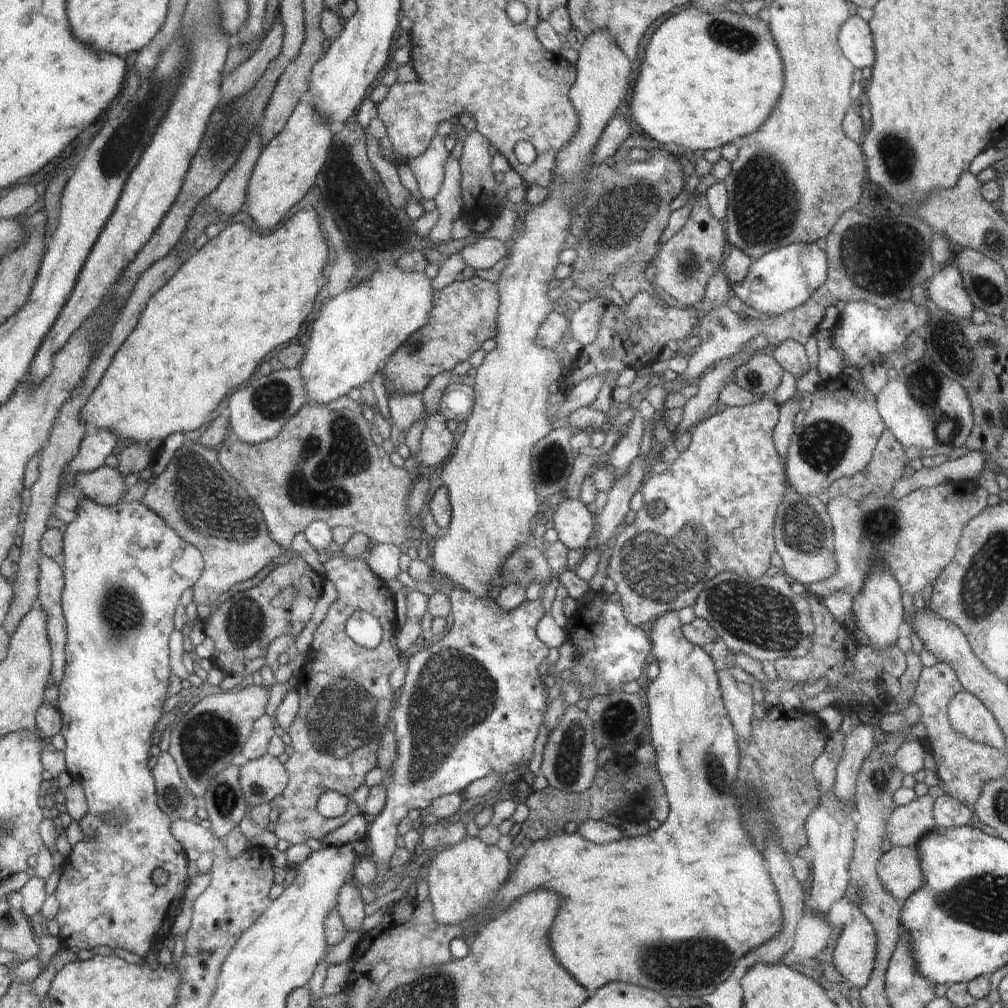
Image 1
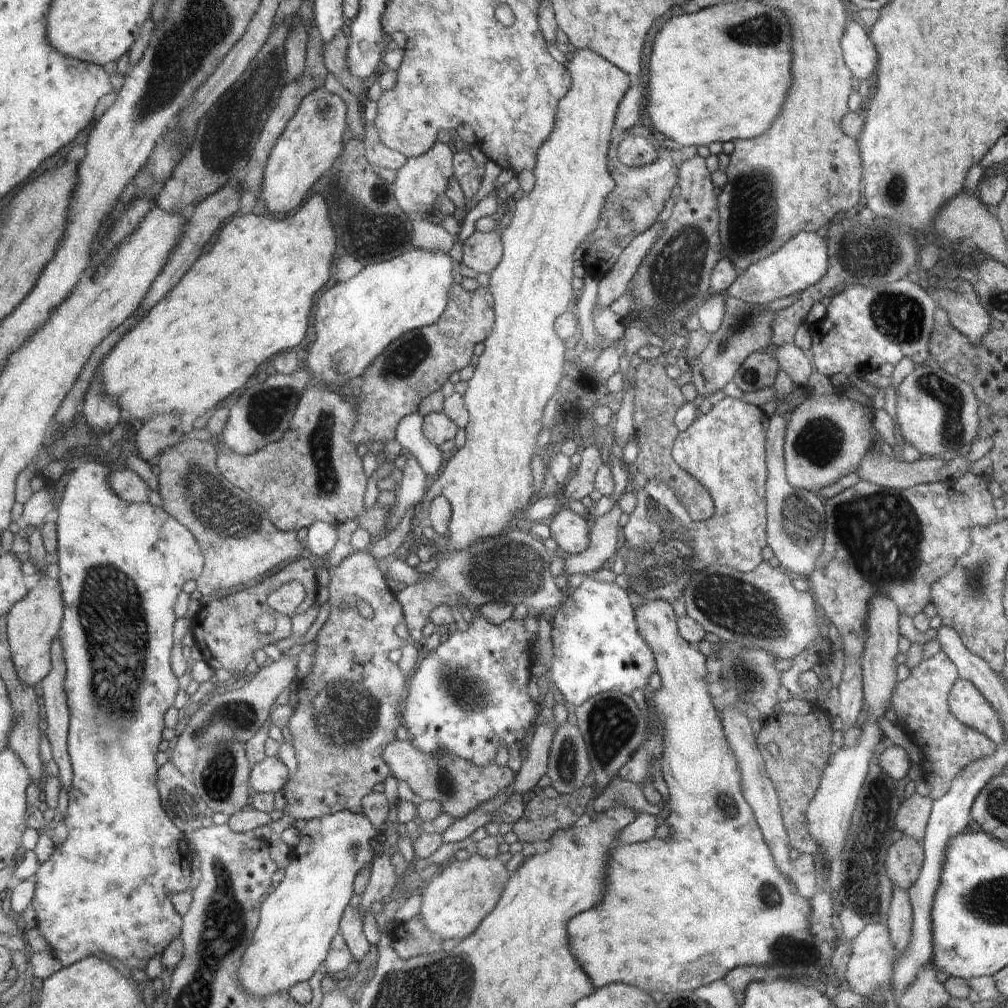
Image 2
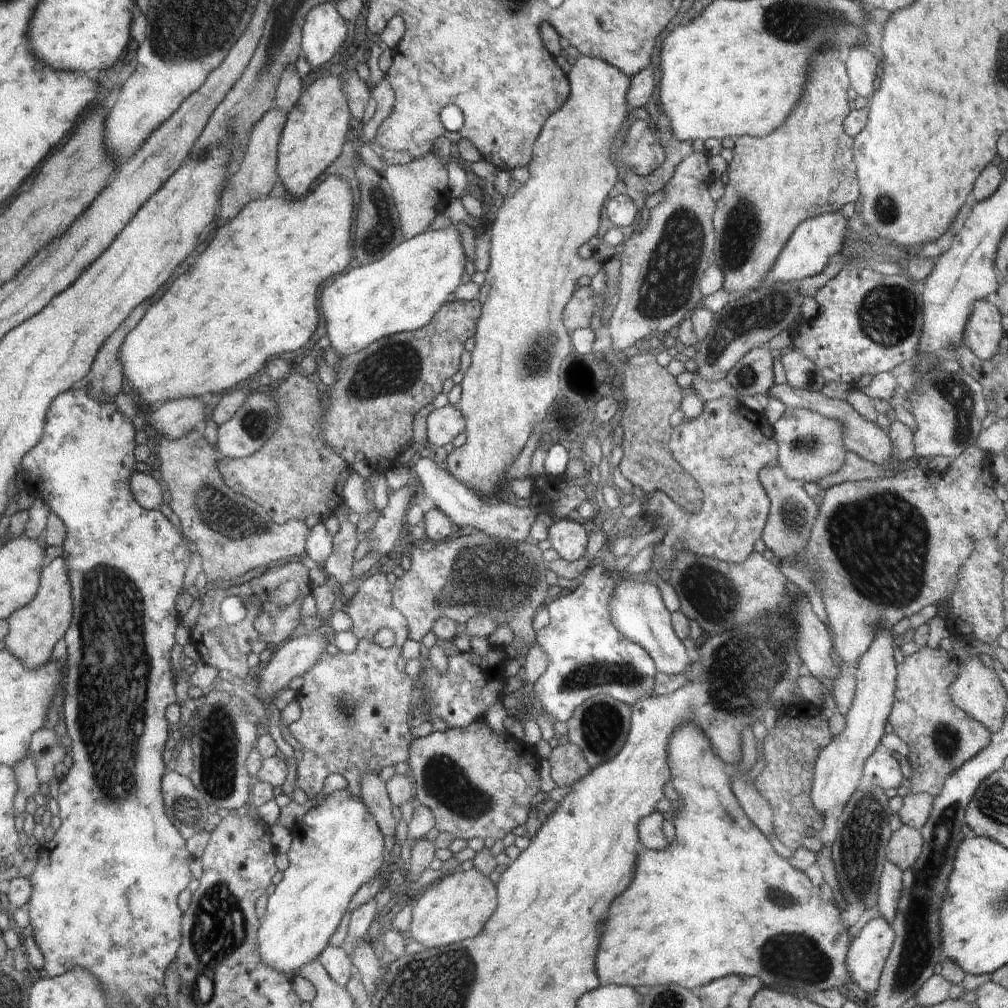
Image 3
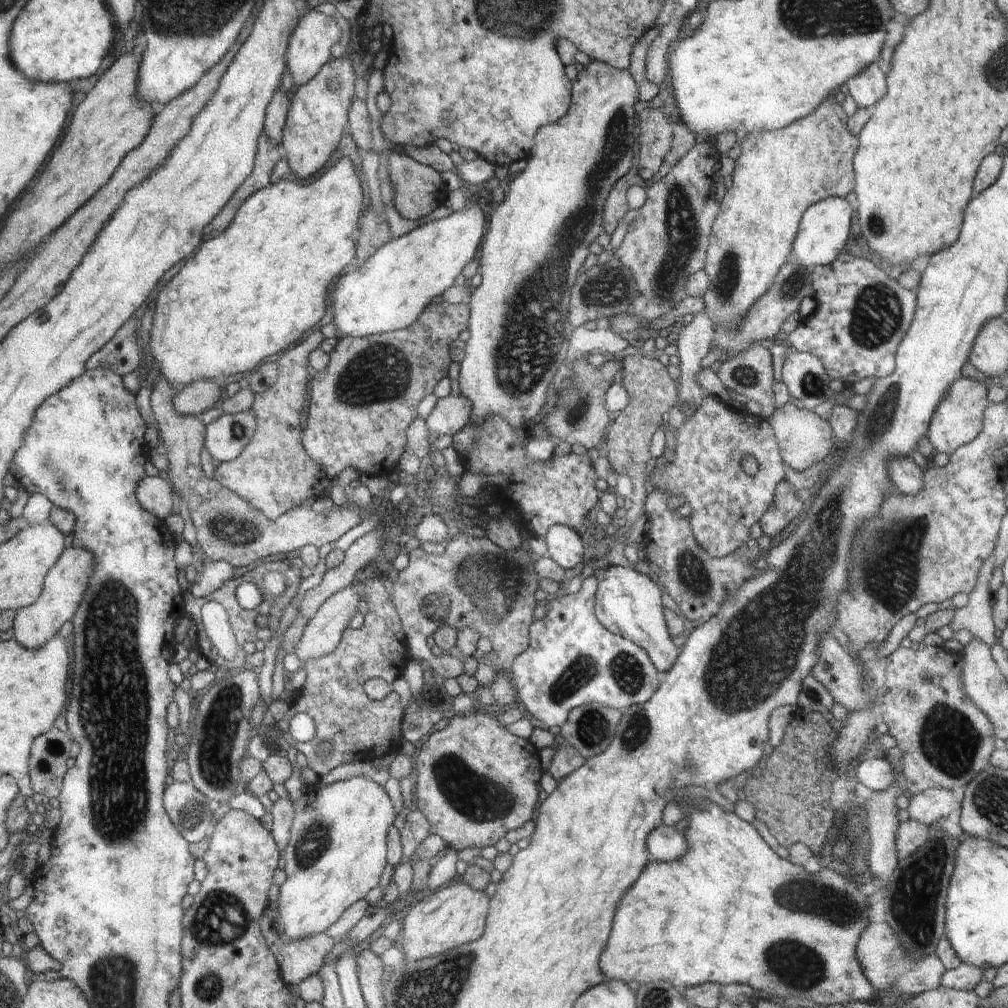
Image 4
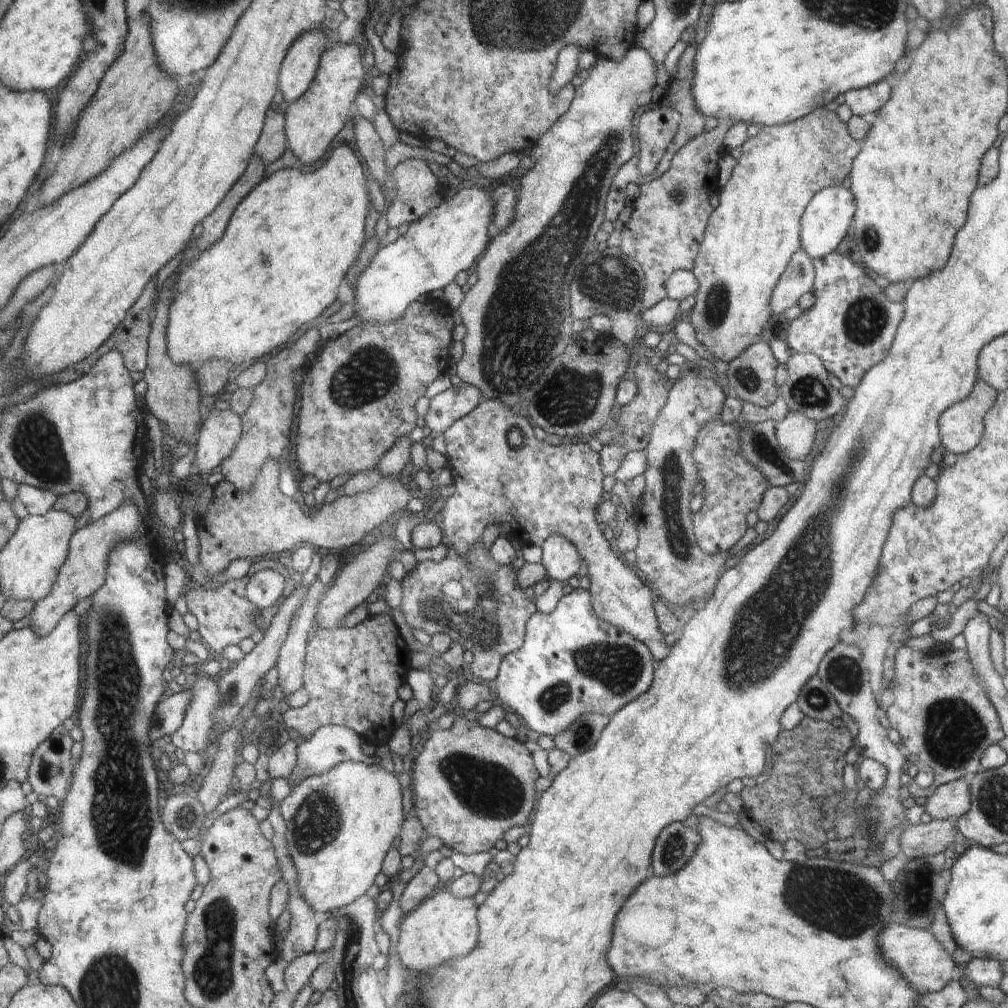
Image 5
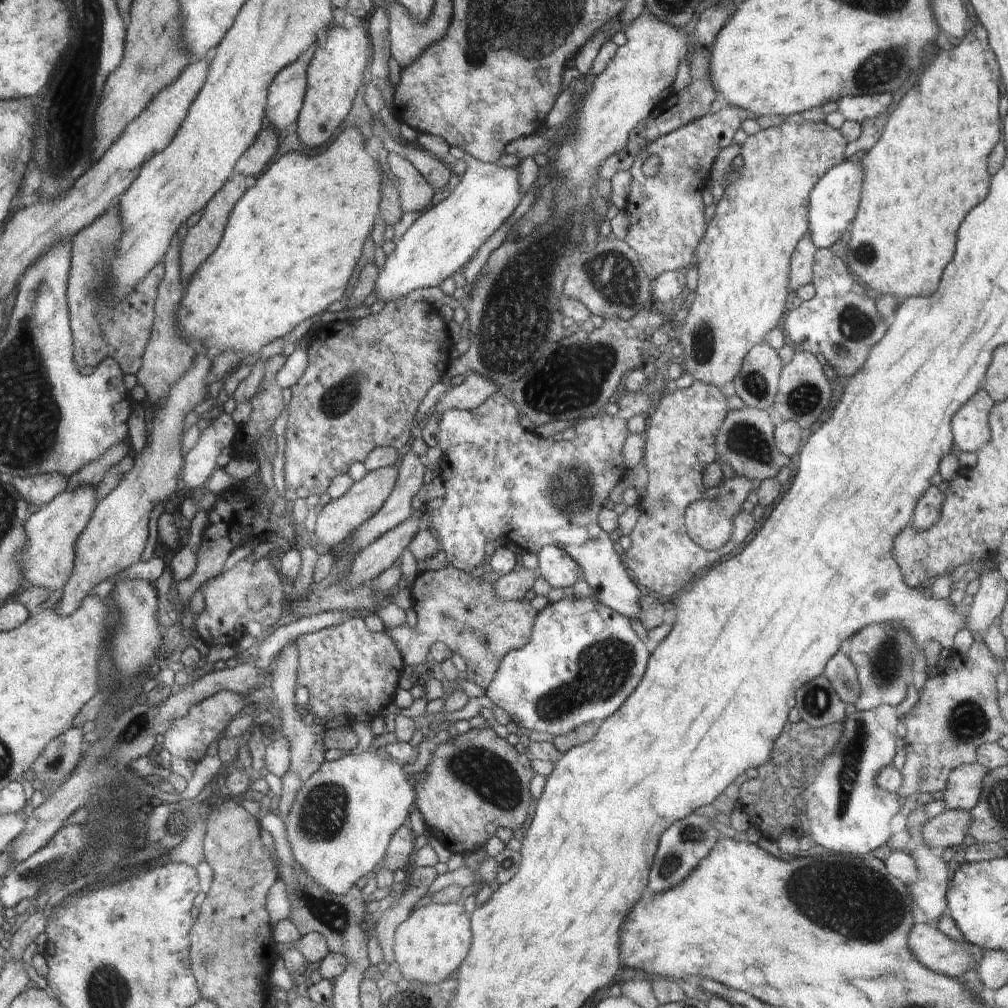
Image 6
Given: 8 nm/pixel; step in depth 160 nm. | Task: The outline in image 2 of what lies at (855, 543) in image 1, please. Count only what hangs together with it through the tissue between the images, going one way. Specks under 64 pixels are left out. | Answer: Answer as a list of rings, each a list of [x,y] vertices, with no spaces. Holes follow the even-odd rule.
[[[967,473],[964,476],[960,476],[960,478],[948,478],[947,480],[940,480],[940,482],[931,484],[914,484],[910,488],[896,489],[882,487],[861,479],[854,486],[850,486],[850,488],[846,488],[846,490],[842,490],[839,494],[832,496],[832,498],[828,498],[826,545],[823,548],[823,555],[819,557],[818,567],[815,569],[815,573],[810,576],[808,582],[810,584],[810,591],[816,598],[816,603],[820,604],[822,613],[827,616],[828,622],[833,625],[833,628],[840,630],[840,636],[842,636],[842,646],[844,646],[842,650],[844,651],[845,658],[842,678],[838,687],[840,706],[838,707],[839,714],[837,716],[844,722],[843,742],[845,746],[857,746],[863,734],[863,726],[858,723],[858,714],[862,711],[862,706],[864,705],[862,671],[859,663],[861,662],[861,654],[864,650],[864,630],[872,600],[876,596],[886,596],[888,600],[892,600],[892,604],[896,604],[900,610],[900,614],[911,618],[922,612],[925,606],[931,602],[932,586],[934,586],[936,580],[948,575],[948,572],[951,572],[952,568],[954,568],[956,560],[960,560],[972,548],[972,528],[976,528],[976,526],[988,526],[988,524],[996,522],[1001,517],[1000,512],[994,507],[994,498],[988,488],[989,482],[990,478],[986,475],[975,476],[974,474]]]

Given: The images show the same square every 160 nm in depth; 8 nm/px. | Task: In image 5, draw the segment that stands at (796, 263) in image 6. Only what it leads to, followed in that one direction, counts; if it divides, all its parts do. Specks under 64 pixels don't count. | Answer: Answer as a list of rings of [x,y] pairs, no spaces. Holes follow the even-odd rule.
[[[800,248],[792,255],[772,291],[769,302],[772,318],[780,322],[783,313],[798,303],[802,294],[813,290],[814,281],[813,260]]]

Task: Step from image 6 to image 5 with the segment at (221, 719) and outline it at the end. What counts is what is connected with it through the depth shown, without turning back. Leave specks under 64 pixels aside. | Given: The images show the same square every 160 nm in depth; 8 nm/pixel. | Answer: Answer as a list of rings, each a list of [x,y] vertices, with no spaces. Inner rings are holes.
[[[202,673],[191,687],[192,698],[187,706],[182,726],[171,734],[174,746],[187,752],[208,754],[208,732],[214,721],[212,709],[218,704],[218,687],[210,676]]]

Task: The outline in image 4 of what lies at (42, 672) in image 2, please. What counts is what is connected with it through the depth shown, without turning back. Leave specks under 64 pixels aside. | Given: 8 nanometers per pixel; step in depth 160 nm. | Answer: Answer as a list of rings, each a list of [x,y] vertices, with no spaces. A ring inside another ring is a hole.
[[[69,547],[63,550],[59,560],[48,571],[43,592],[36,602],[16,611],[12,627],[14,640],[29,649],[37,649],[58,634],[63,624],[74,618],[75,612],[82,604],[94,568],[94,554],[88,549]]]

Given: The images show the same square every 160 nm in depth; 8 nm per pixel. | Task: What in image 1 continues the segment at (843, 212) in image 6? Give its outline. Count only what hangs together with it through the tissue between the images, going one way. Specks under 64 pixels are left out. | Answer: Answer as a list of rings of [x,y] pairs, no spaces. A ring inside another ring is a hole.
[[[793,243],[789,247],[768,252],[753,261],[746,277],[731,286],[732,295],[746,306],[762,312],[764,317],[784,315],[784,312],[803,307],[827,281],[827,254],[817,244]]]

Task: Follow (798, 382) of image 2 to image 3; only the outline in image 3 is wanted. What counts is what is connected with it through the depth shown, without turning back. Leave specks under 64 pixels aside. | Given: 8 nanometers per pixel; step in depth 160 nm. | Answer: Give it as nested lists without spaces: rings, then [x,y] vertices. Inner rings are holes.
[[[796,348],[785,350],[781,356],[787,383],[792,388],[818,392],[825,384],[818,367]]]

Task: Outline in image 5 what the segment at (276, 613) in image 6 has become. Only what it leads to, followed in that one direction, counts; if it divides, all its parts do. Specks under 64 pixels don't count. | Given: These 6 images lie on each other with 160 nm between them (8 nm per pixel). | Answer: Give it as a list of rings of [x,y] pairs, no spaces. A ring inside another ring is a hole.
[[[260,558],[255,560],[249,570],[249,573],[240,580],[231,580],[217,588],[210,588],[206,585],[189,586],[185,590],[185,597],[188,600],[188,612],[195,615],[198,621],[197,631],[202,636],[203,642],[212,652],[214,657],[220,659],[222,651],[226,646],[240,644],[241,640],[252,636],[257,630],[261,630],[259,626],[252,621],[252,612],[257,611],[256,606],[249,601],[245,595],[245,588],[253,574],[264,569],[274,569],[278,574],[281,574],[285,580],[284,597],[287,597],[296,587],[292,580],[292,571],[286,568],[279,559],[275,558]]]

